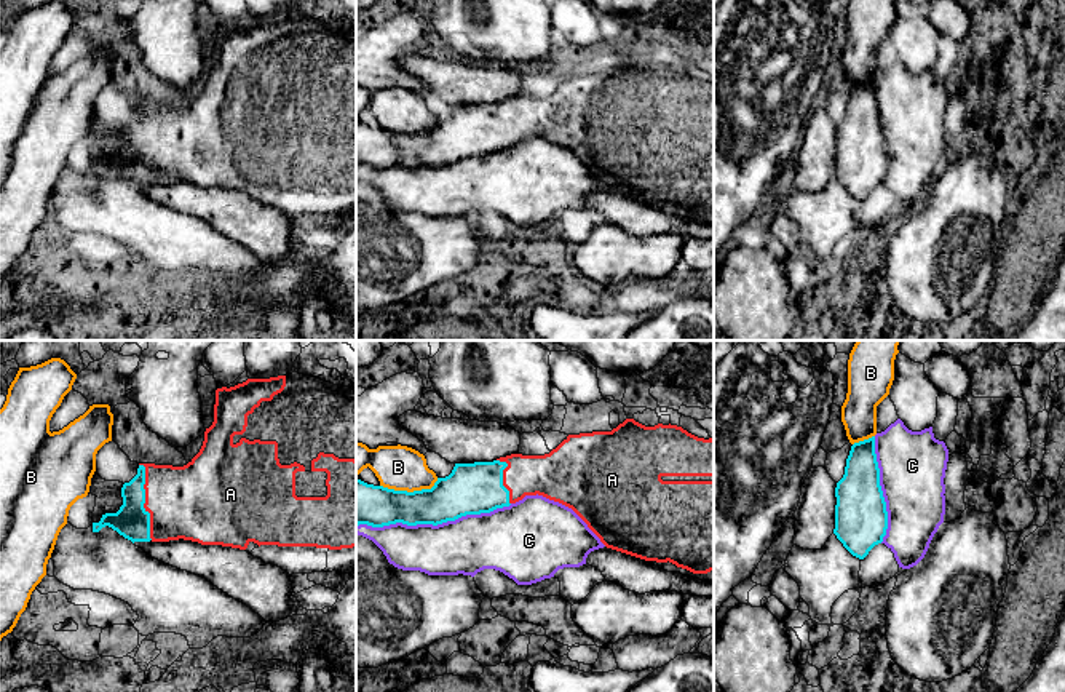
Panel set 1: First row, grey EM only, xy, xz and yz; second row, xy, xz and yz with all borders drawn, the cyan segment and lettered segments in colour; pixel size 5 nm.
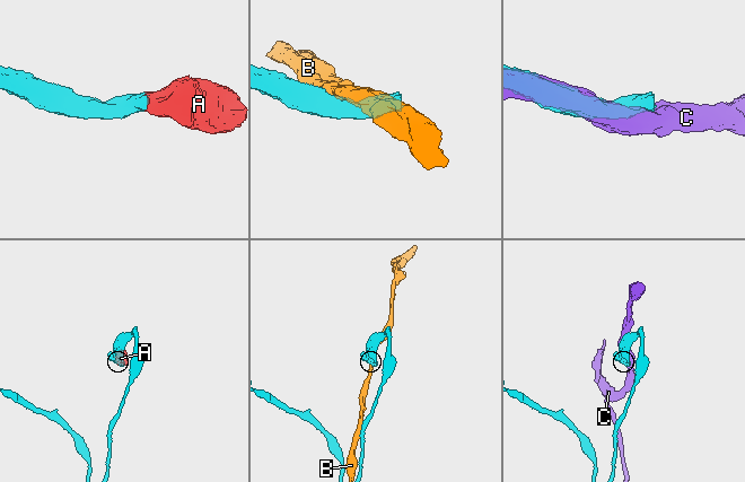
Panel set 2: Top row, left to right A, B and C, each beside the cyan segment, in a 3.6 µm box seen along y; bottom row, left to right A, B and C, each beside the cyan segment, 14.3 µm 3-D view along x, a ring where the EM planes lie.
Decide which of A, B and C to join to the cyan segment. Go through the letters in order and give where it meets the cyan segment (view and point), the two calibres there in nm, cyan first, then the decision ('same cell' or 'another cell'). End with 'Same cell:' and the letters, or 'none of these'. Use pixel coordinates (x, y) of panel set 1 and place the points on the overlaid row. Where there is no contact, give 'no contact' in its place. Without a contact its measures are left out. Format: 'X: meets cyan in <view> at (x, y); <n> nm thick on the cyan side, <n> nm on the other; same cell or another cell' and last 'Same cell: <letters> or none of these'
A: meets cyan in xy at (144, 501); 170 nm thick on the cyan side, 380 nm on the other; same cell
B: meets cyan in xz at (409, 493); 220 nm thick on the cyan side, 220 nm on the other; another cell
C: meets cyan in xz at (433, 524); 240 nm thick on the cyan side, 280 nm on the other; another cell
Same cell: A

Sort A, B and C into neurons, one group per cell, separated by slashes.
A / B / C

